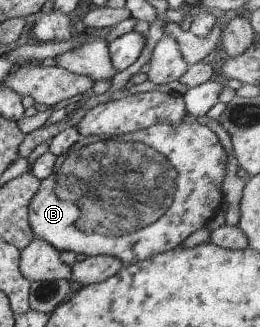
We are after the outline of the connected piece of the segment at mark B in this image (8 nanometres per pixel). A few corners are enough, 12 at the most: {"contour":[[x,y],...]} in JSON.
{"contour":[[199,123],[81,138],[32,195],[35,239],[122,267],[223,203]]}

